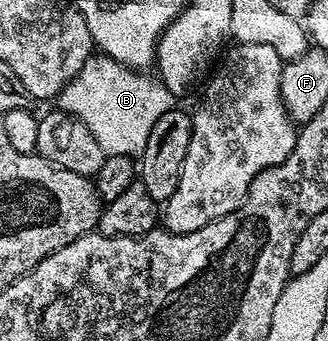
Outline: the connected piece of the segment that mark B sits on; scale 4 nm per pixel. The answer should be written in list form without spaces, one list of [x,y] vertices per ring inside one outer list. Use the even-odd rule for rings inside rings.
[[[91,56],[80,68],[80,72],[58,93],[56,99],[57,109],[76,116],[88,127],[88,132],[96,136],[96,144],[100,144],[102,151],[107,154],[141,155],[144,144],[148,144],[148,132],[152,132],[152,124],[164,116],[164,112],[175,109],[176,98],[170,93],[169,88],[162,85],[157,77],[149,73],[132,70],[116,60],[105,56]]]

